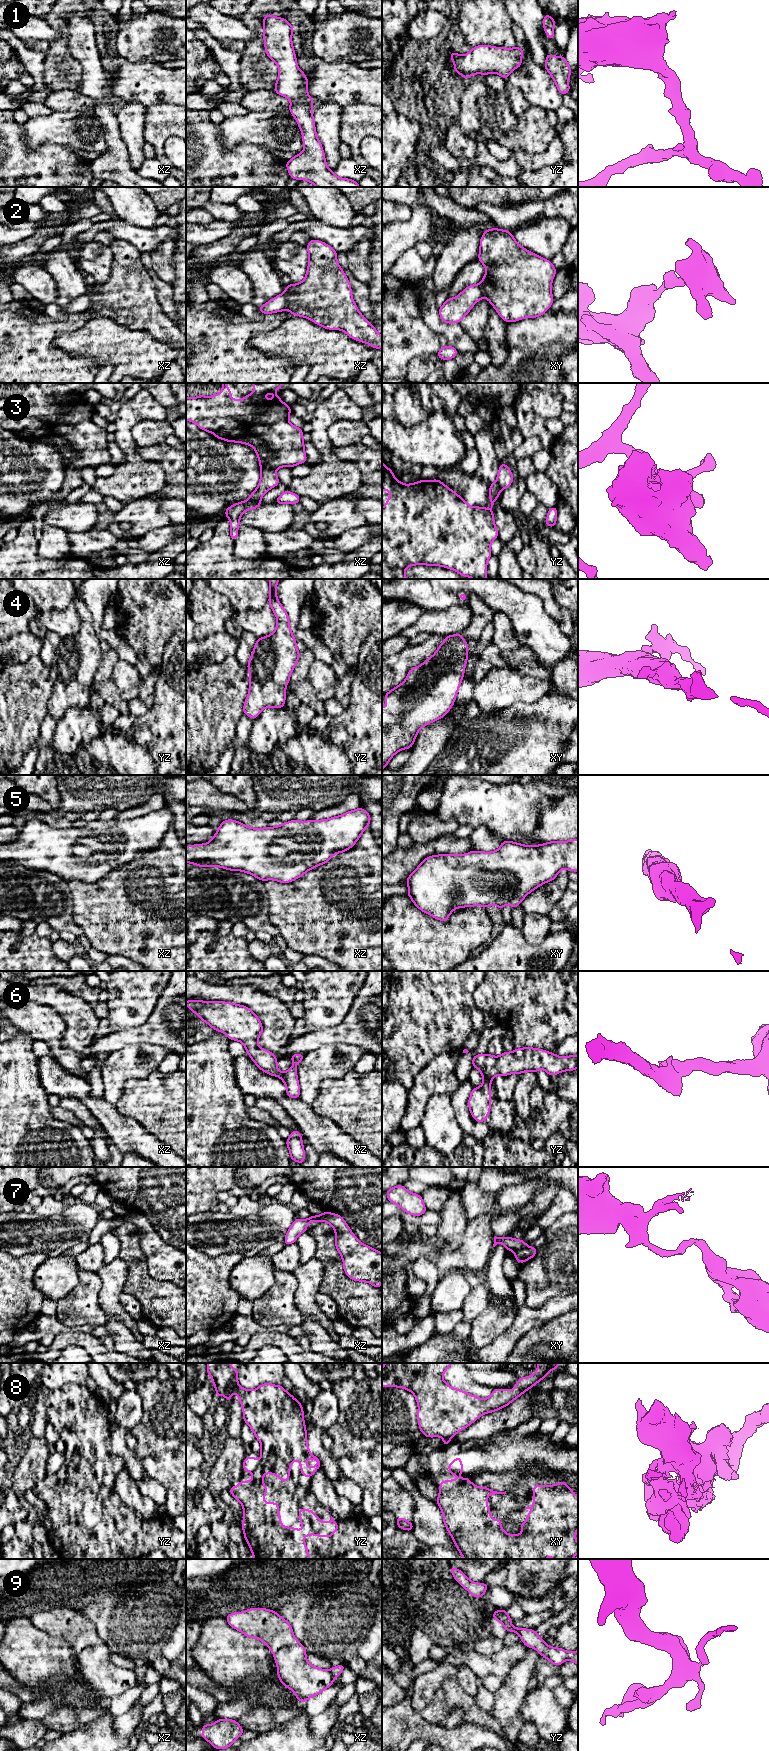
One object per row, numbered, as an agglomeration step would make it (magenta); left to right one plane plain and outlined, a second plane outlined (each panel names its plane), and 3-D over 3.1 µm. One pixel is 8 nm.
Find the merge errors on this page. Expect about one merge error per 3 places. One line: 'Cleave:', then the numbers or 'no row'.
Cleave: 2, 3, 6, 7, 8, 9

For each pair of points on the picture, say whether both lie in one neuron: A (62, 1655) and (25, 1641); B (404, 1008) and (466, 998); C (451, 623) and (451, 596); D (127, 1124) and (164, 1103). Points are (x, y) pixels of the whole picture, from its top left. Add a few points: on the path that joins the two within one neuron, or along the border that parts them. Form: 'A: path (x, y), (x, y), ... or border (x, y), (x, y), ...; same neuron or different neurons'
A: path (53, 1655), (39, 1655), (34, 1650); same neuron
B: path (419, 1008), (424, 1008), (434, 998), (451, 998); same neuron
C: border (467, 604), (428, 610); different neurons
D: border (115, 1106), (120, 1113), (132, 1117), (149, 1132); different neurons

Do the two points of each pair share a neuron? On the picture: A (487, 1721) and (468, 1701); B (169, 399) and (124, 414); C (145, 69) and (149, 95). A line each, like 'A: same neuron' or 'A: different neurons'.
A: same neuron
B: different neurons
C: same neuron

